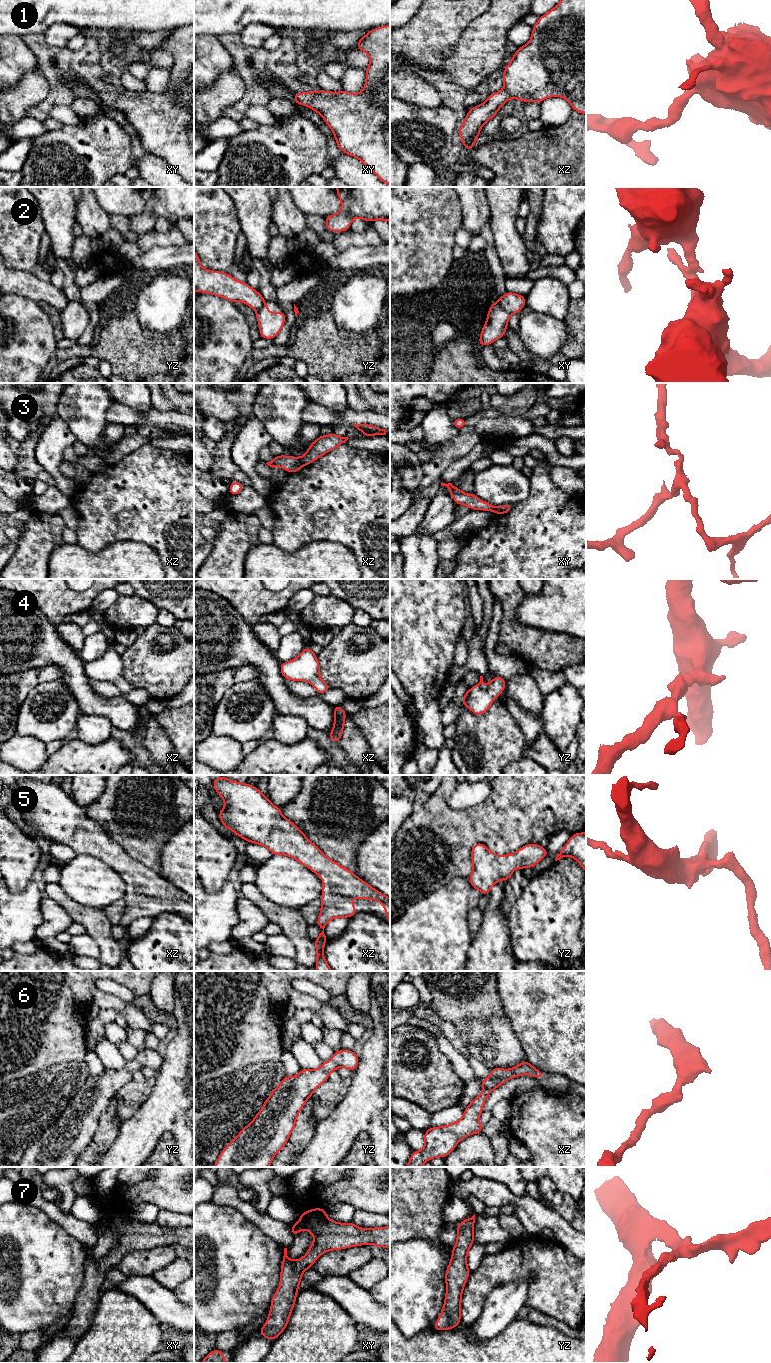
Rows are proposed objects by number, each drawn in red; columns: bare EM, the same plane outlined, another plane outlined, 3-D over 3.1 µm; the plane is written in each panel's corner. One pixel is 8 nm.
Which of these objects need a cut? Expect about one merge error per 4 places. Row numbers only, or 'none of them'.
2, 3

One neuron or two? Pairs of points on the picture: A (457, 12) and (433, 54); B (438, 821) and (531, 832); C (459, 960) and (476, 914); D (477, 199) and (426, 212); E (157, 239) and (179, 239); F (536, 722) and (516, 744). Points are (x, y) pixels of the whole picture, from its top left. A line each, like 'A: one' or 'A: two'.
A: one
B: one
C: two
D: two
E: one
F: two

